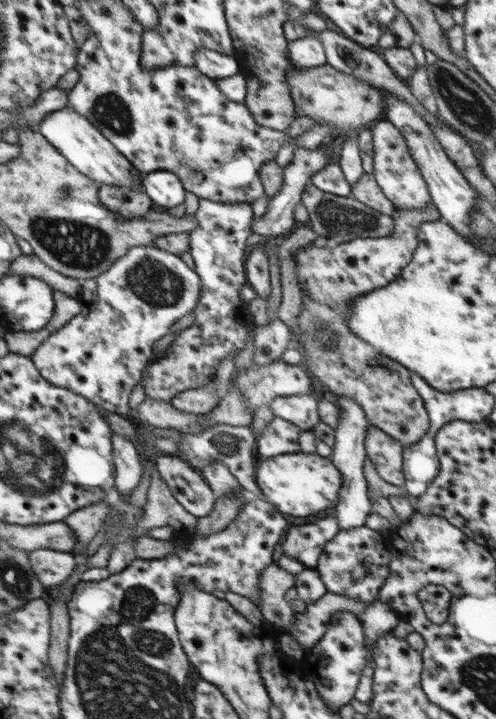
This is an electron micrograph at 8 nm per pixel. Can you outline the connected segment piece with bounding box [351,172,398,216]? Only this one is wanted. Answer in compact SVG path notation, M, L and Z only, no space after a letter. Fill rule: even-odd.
M364 172L358 181L351 184L351 196L382 214L396 216L398 209L388 200L376 182L373 173Z

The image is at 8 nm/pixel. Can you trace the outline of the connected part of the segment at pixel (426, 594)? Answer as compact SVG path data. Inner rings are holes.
M428 584L417 590L416 598L422 603L425 616L434 624L446 623L452 597L445 586Z

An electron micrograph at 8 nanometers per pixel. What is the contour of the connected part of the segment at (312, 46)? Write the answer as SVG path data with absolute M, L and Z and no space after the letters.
M308 35L288 43L290 60L298 69L314 68L327 63L324 45L316 35Z

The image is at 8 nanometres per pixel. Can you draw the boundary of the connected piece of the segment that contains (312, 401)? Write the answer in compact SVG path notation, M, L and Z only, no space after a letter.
M306 393L277 396L270 408L274 417L300 427L301 431L310 431L321 420L317 412L318 399L317 395Z

